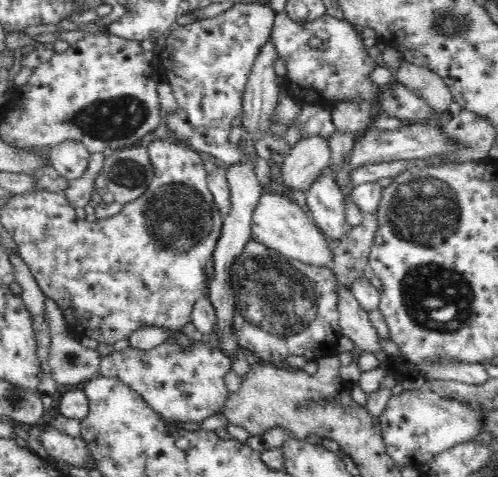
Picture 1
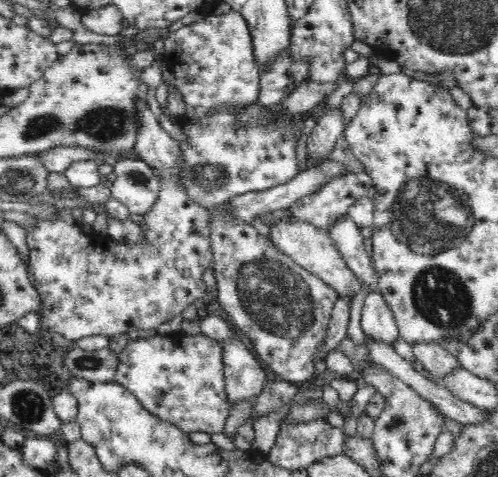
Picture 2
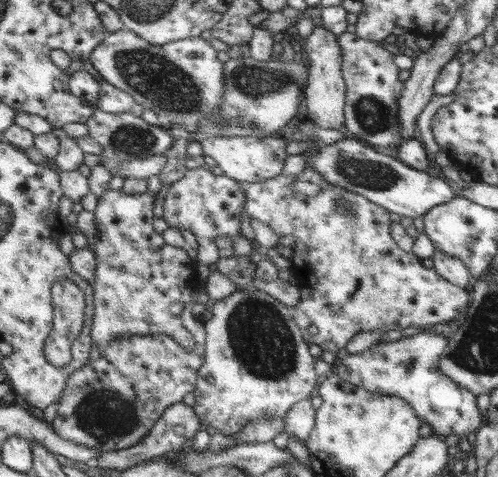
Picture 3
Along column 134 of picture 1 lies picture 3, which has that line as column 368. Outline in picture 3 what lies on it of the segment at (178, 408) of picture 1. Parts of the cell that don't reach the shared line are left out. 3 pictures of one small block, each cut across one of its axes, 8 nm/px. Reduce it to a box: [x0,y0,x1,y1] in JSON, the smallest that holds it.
[335,330,481,438]

